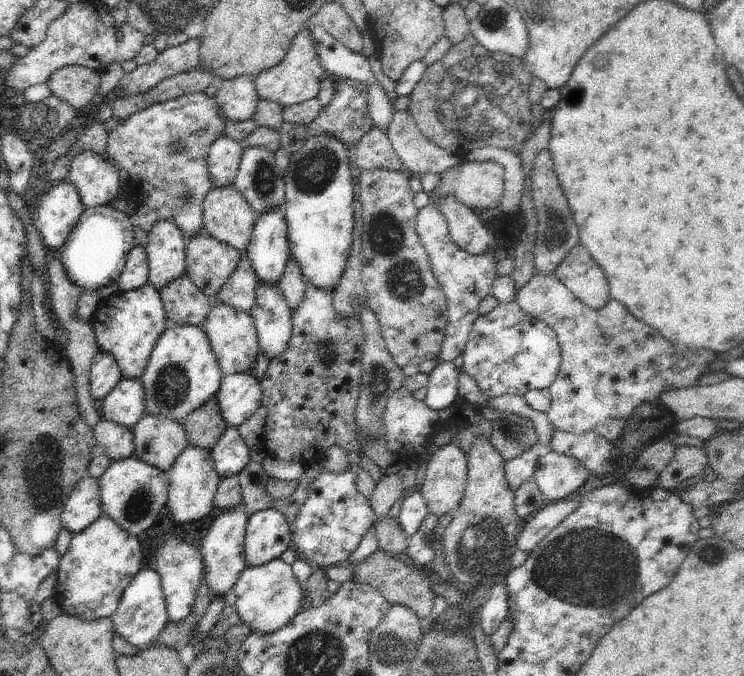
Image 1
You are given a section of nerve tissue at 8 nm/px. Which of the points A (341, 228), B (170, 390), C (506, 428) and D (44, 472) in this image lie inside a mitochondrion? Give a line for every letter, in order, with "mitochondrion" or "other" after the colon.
A: other
B: mitochondrion
C: other
D: mitochondrion

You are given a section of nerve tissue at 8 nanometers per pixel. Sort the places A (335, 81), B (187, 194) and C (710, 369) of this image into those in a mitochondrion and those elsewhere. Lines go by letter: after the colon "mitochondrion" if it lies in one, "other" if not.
A: other
B: mitochondrion
C: other

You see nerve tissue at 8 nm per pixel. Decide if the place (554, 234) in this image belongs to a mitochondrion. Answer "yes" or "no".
yes

